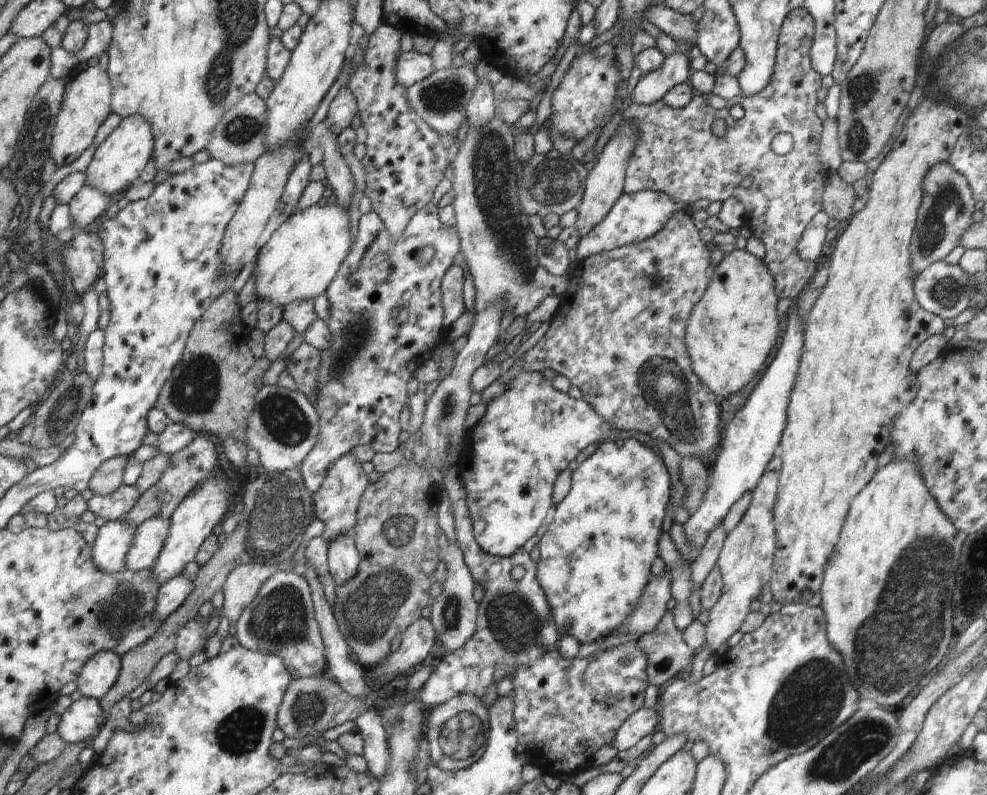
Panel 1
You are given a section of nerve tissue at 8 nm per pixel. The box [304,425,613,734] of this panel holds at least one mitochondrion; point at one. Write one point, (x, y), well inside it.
(370, 610)

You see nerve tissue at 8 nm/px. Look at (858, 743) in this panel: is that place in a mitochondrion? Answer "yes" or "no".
yes

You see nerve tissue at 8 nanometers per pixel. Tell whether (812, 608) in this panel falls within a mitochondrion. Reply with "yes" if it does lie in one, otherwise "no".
no

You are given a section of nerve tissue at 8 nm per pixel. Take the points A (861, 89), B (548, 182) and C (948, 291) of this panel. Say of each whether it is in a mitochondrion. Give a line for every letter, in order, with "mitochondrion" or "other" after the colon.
A: mitochondrion
B: mitochondrion
C: mitochondrion

